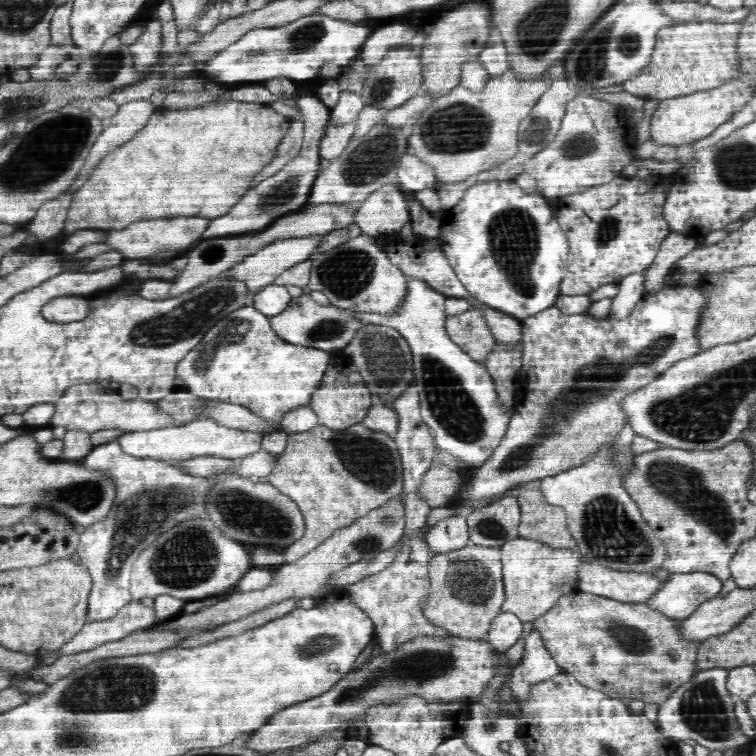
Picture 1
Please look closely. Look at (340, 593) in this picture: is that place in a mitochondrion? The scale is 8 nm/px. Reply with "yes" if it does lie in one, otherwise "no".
no

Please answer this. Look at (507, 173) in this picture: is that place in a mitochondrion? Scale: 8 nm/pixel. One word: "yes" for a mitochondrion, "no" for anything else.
no

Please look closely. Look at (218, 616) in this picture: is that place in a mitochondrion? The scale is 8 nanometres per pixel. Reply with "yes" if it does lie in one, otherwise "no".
no

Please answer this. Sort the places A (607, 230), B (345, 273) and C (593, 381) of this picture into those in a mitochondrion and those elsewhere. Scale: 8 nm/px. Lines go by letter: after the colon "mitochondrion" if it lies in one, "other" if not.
A: mitochondrion
B: mitochondrion
C: mitochondrion

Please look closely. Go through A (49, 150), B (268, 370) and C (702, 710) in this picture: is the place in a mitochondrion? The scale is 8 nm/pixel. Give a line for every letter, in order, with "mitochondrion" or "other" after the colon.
A: mitochondrion
B: other
C: mitochondrion

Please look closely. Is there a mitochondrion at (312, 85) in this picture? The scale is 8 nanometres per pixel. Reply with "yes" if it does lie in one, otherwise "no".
no

